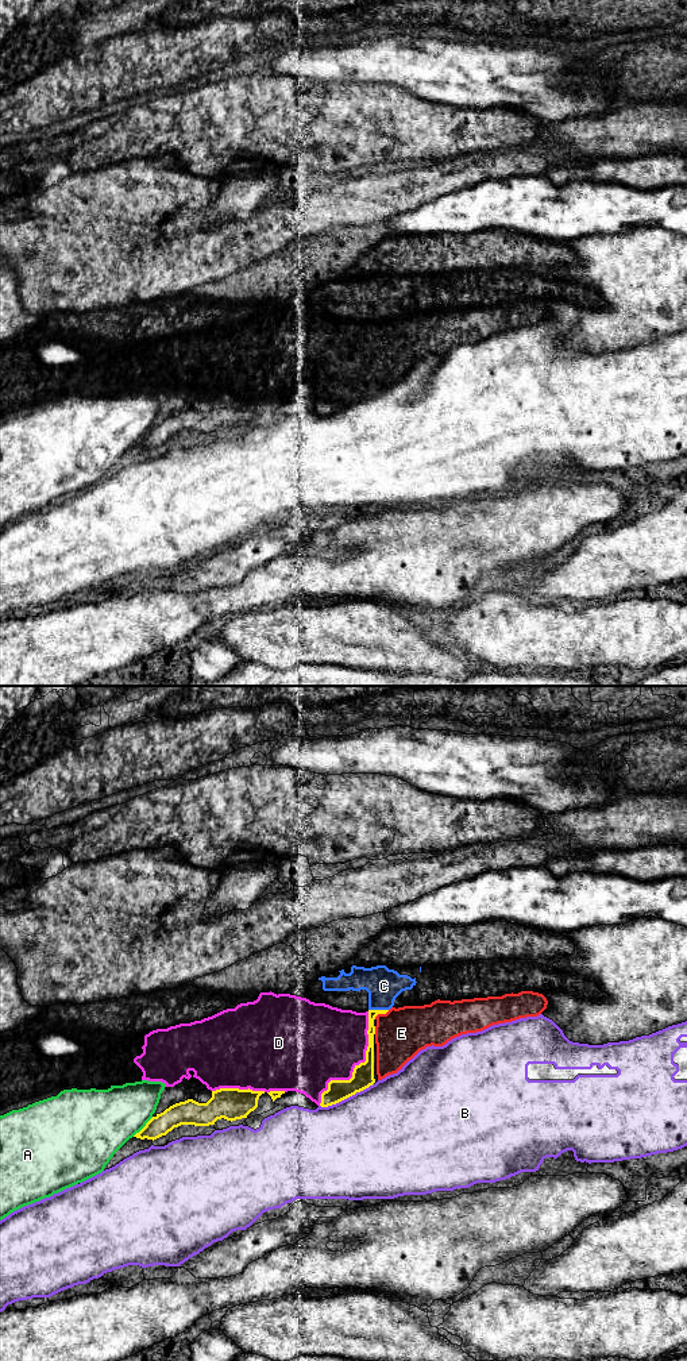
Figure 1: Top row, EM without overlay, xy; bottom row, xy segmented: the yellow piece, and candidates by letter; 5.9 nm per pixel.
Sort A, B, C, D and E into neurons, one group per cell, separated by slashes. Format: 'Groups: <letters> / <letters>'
Groups: A / B / C / D E

